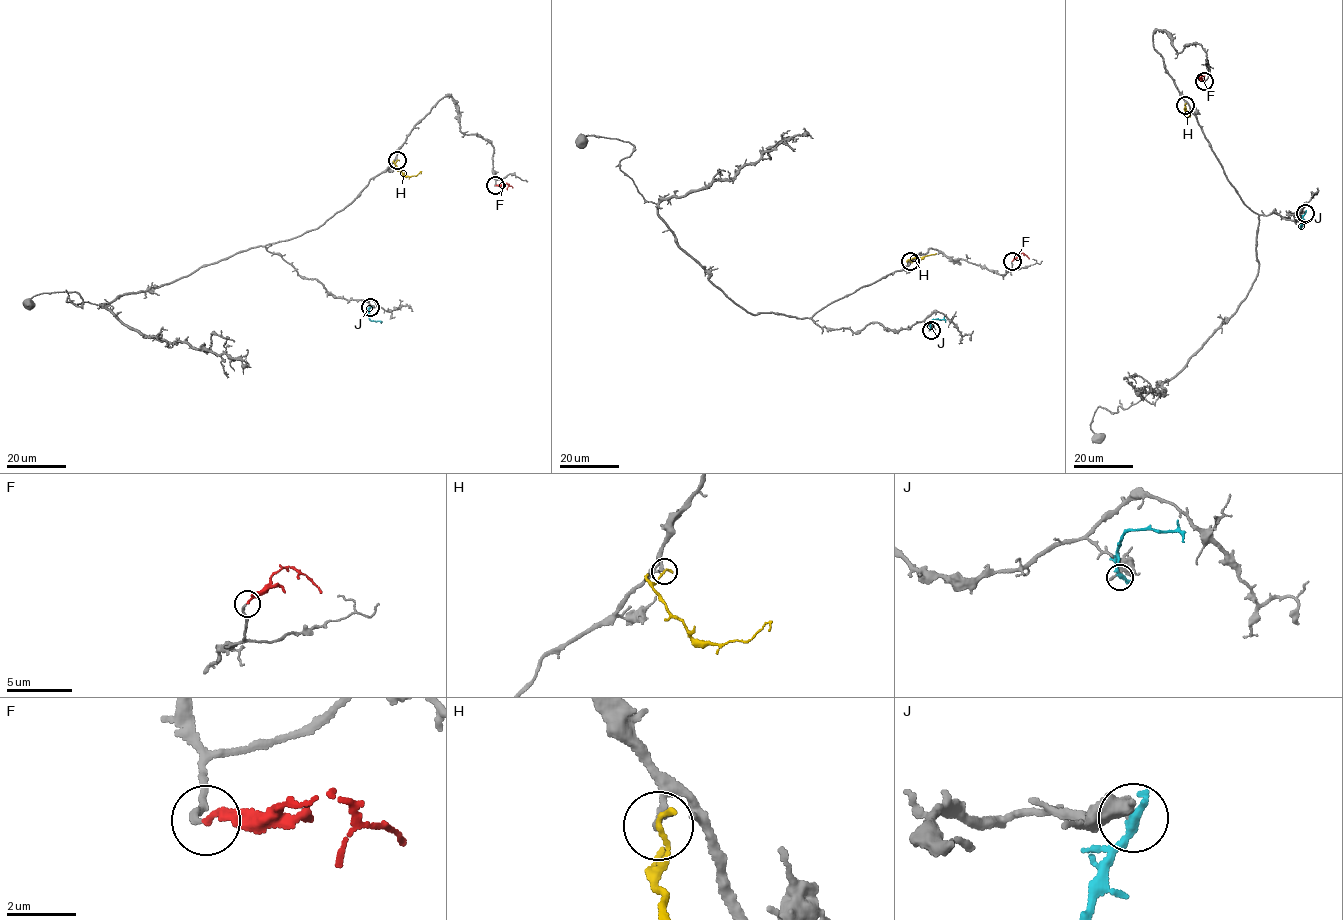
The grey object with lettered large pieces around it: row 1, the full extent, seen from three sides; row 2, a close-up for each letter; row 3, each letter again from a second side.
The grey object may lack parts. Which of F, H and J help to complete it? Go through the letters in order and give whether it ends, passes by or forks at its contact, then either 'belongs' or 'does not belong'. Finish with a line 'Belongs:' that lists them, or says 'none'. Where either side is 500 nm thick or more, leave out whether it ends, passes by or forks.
F: it ends; belongs
H: it ends; does not belong
J: it ends; does not belong
Belongs: F

